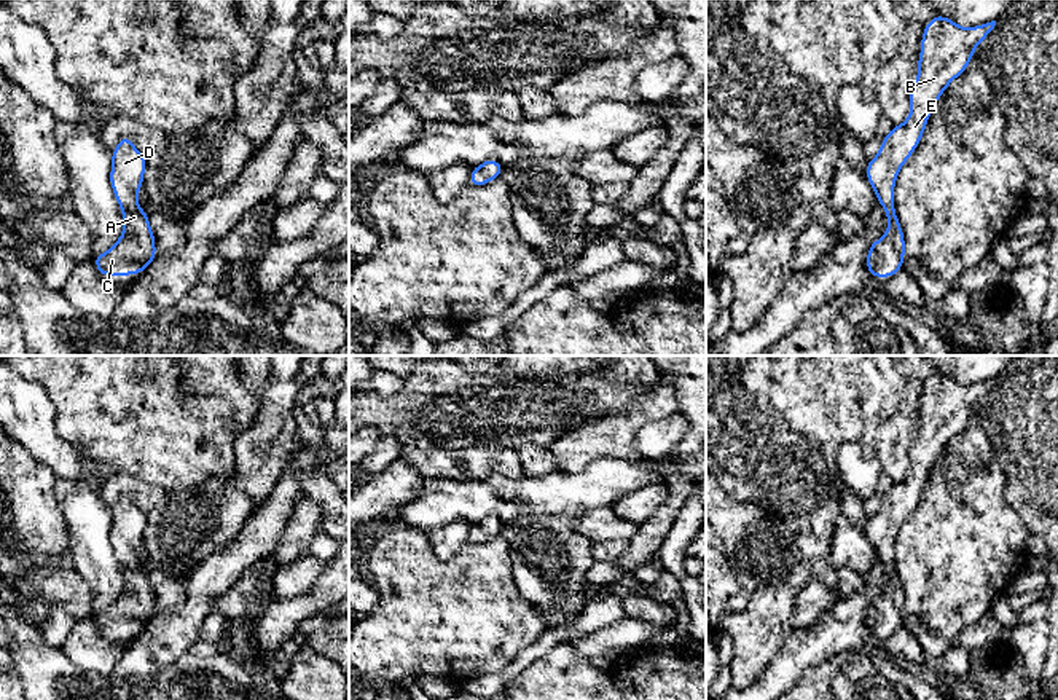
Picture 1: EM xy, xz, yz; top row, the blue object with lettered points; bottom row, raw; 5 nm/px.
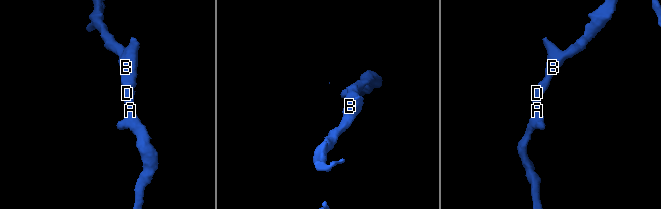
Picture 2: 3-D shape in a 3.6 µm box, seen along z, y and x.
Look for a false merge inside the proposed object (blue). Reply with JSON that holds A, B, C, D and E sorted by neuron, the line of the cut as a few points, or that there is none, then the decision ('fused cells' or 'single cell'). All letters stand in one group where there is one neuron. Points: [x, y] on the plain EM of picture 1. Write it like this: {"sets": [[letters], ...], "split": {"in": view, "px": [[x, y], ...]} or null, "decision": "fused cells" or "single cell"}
{"sets": [["A", "B", "C", "D", "E"]], "split": null, "decision": "single cell"}

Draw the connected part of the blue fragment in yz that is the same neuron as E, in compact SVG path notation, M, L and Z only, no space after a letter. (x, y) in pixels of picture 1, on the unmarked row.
M937 372L924 384L918 437L908 451L911 469L903 482L888 490L880 510L868 518L865 528L888 576L888 590L872 600L867 609L867 627L873 635L892 635L903 625L905 596L894 564L897 531L916 507L935 459L969 424L975 403L989 392L994 383L996 378L991 378L962 386L953 376Z

